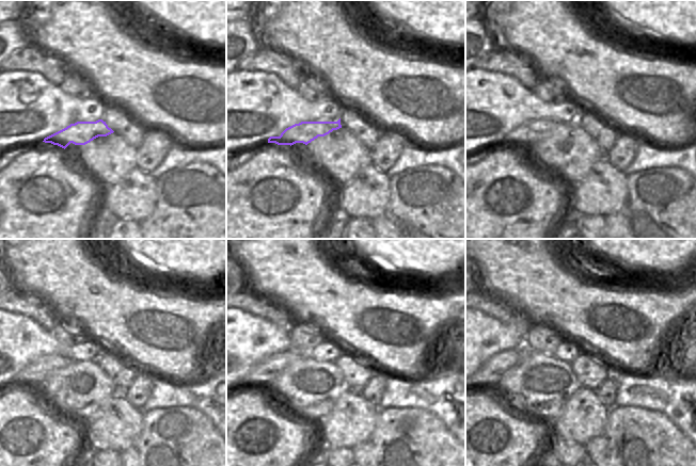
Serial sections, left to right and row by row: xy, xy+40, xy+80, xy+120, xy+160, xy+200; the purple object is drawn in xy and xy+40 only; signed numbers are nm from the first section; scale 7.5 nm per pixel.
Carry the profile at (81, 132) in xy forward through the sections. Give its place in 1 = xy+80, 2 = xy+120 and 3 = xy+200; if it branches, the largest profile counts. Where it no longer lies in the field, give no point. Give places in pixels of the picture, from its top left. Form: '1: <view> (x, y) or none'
1: xy+80 (537, 129)
2: xy+120 (42, 367)
3: xy+200 (492, 370)

